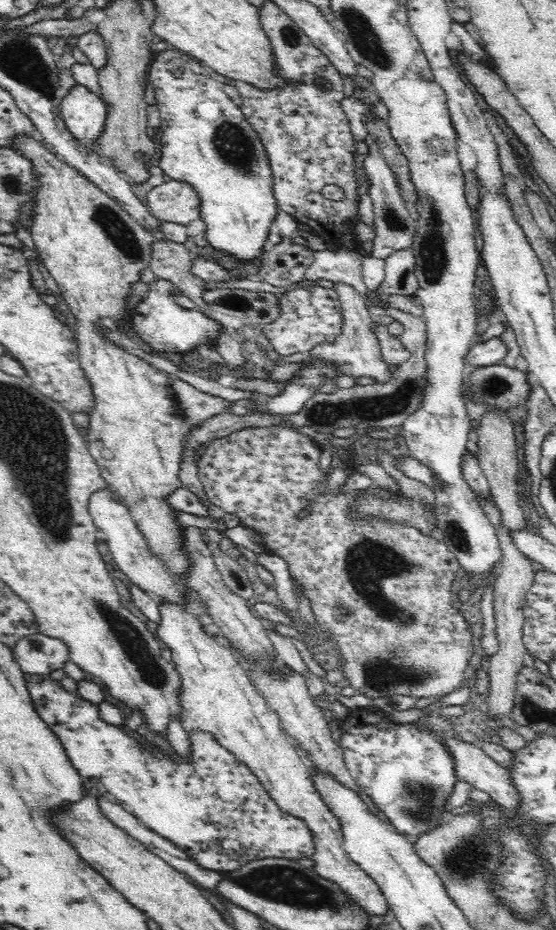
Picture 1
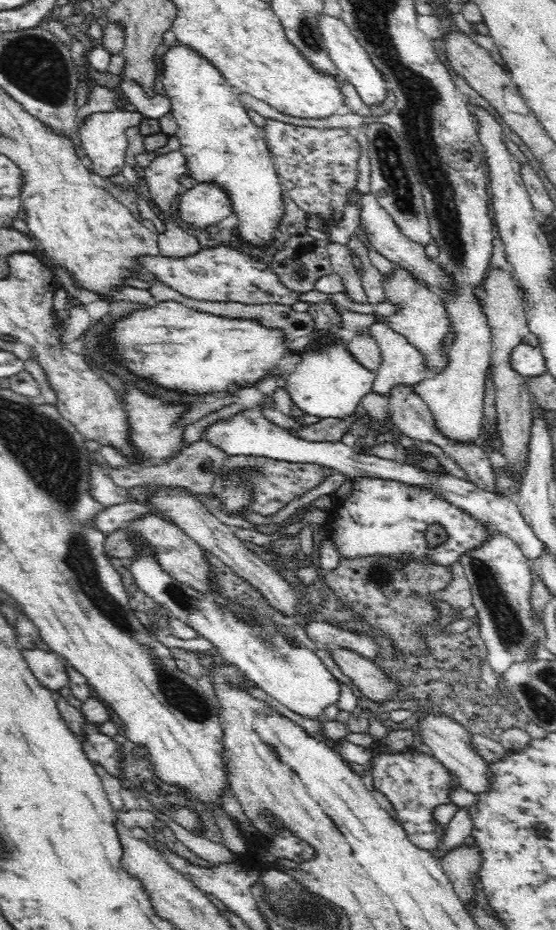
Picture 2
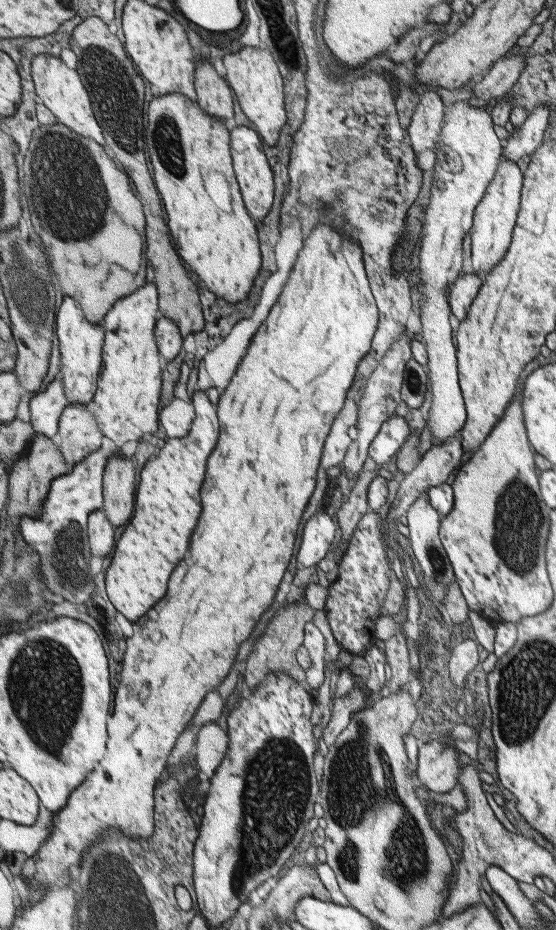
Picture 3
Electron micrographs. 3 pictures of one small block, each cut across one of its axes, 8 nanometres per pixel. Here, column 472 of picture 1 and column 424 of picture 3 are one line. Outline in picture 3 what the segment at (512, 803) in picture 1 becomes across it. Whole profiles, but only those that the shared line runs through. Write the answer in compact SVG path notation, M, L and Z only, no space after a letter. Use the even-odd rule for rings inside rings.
M436 737L418 747L414 776L432 795L451 790L460 771L457 750L451 741L446 744Z

